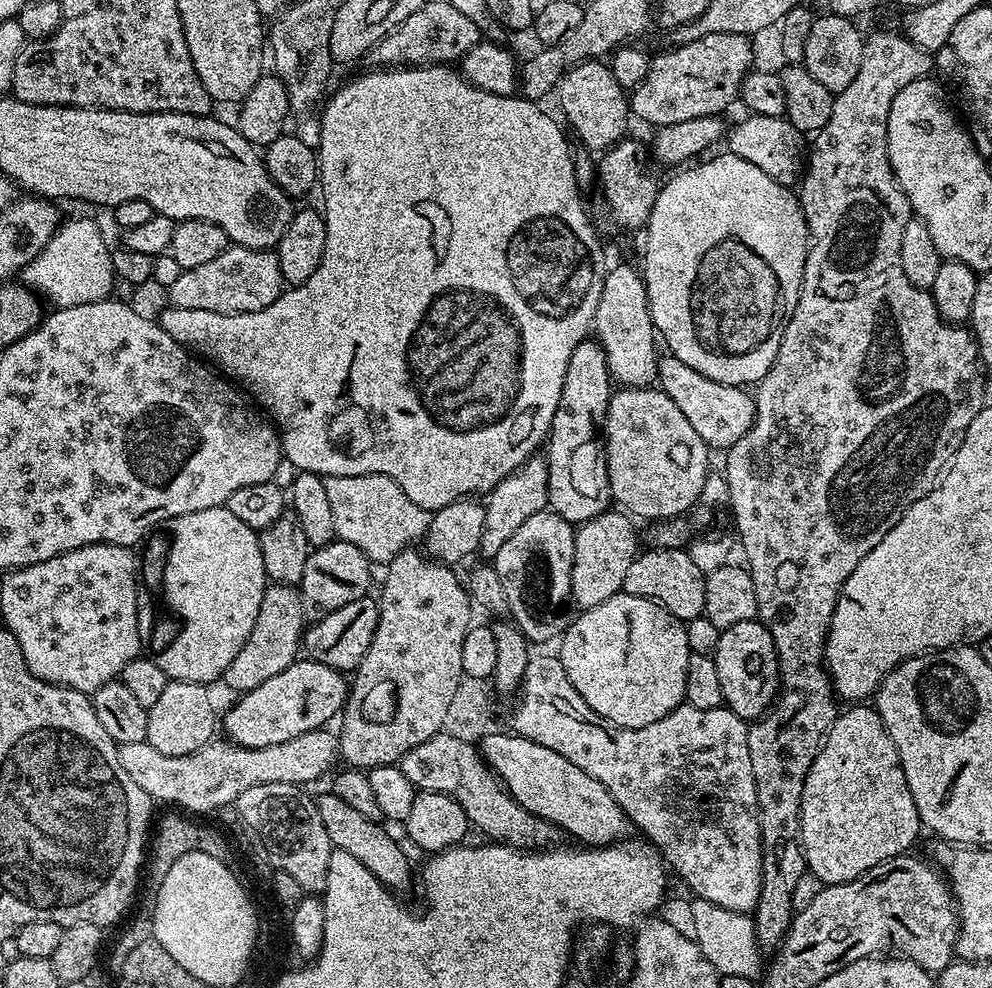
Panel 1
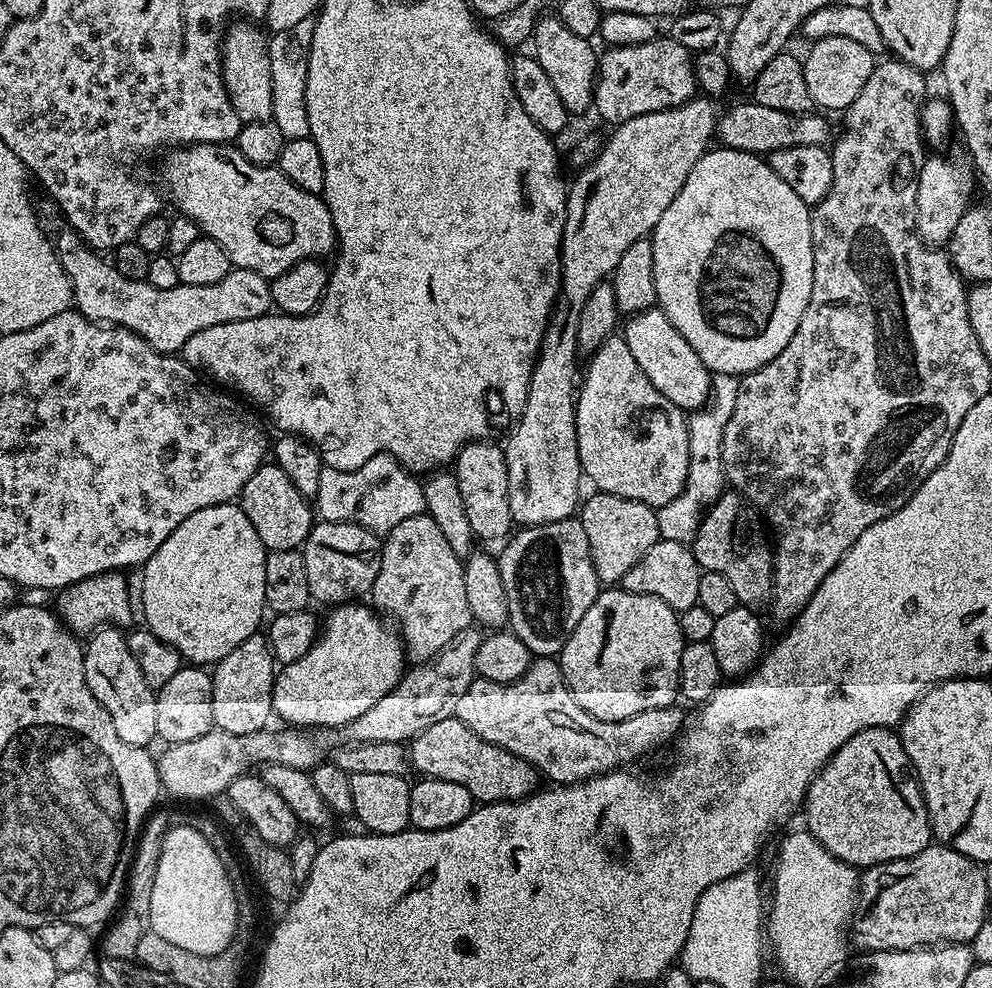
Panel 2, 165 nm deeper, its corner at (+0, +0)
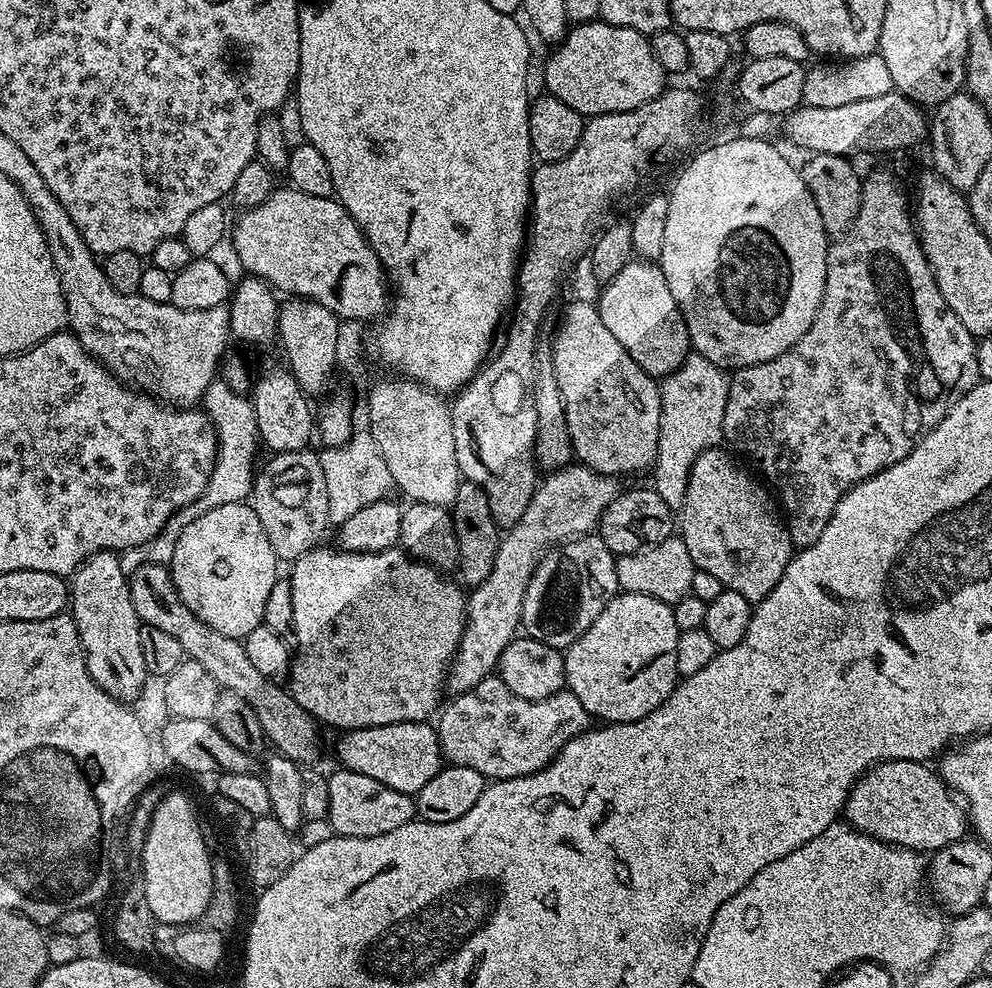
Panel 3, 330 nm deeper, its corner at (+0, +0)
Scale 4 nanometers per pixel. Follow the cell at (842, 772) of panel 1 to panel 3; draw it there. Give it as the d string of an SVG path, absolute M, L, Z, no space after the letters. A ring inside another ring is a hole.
M888 760L869 768L848 795L843 819L856 831L875 840L921 854L937 852L965 839L970 825L961 801L940 779L939 771L931 772L928 767L918 760Z

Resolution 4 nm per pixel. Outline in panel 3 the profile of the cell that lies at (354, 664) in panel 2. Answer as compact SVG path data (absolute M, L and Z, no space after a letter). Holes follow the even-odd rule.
M317 546L302 554L291 565L292 593L294 594L294 622L292 632L296 636L294 640L294 659L290 669L290 691L292 697L321 725L329 724L339 730L351 730L353 728L373 728L374 726L386 726L394 722L418 722L427 721L432 711L435 713L441 707L440 691L446 688L448 668L452 665L452 659L456 657L456 651L460 645L460 639L464 633L466 623L466 592L455 579L447 580L441 569L425 564L423 560L415 559L399 547L387 548L385 552L345 552L339 547L324 548Z

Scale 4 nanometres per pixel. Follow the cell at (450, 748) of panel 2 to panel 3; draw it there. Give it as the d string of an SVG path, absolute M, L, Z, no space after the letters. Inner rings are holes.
M394 722L386 726L373 728L353 728L345 731L340 740L340 749L336 756L345 768L354 770L358 774L366 774L382 786L390 786L390 790L415 794L438 774L445 763L444 753L440 748L440 738L431 723Z

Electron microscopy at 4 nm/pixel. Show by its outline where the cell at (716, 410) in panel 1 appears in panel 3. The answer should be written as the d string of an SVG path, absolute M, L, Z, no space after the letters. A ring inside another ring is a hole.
M634 258L599 291L602 323L618 342L622 342L626 354L630 354L646 374L665 378L679 370L689 356L692 340L678 302L674 302L674 294L670 294L670 286L666 286L659 263Z

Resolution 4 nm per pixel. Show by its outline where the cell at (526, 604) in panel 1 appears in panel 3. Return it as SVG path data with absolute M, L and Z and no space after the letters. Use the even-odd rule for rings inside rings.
M599 534L579 536L545 552L536 563L522 602L523 631L546 646L567 650L619 592L614 553Z

